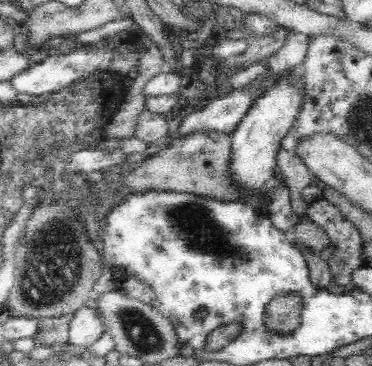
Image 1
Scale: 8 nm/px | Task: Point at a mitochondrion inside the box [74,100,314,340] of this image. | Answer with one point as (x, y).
(199, 230)

